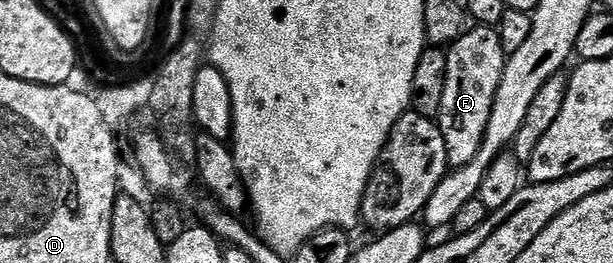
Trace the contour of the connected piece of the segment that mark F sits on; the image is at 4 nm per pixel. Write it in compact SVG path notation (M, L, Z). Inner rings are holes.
M480 25L470 26L448 48L447 81L443 85L439 126L447 141L449 162L454 168L475 161L481 151L487 123L491 121L491 109L495 105L495 93L499 93L499 81L503 77L506 58L496 29Z

